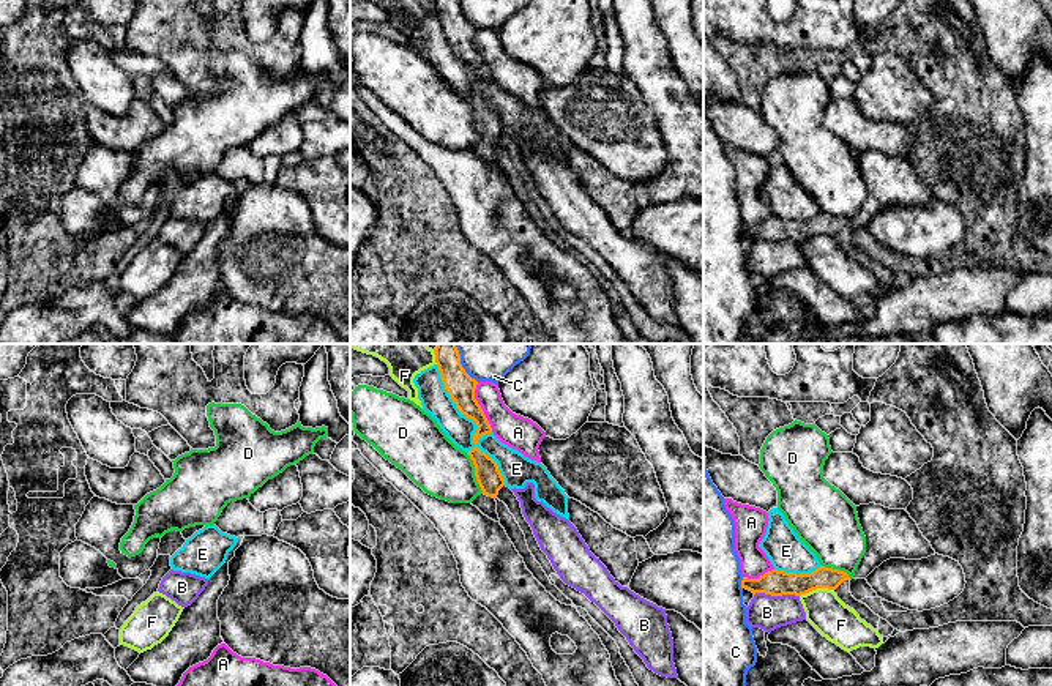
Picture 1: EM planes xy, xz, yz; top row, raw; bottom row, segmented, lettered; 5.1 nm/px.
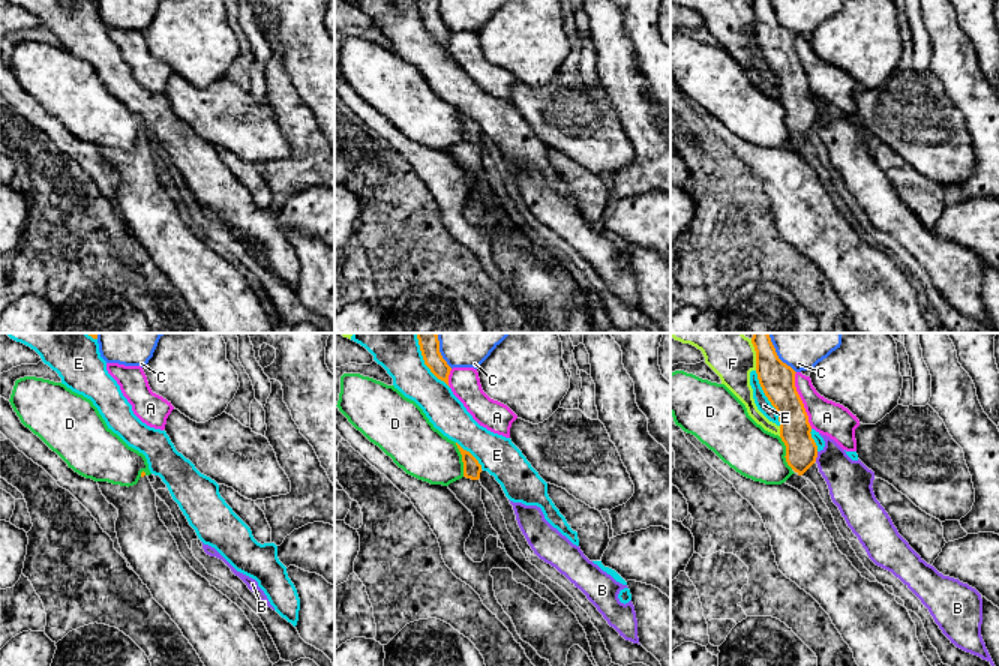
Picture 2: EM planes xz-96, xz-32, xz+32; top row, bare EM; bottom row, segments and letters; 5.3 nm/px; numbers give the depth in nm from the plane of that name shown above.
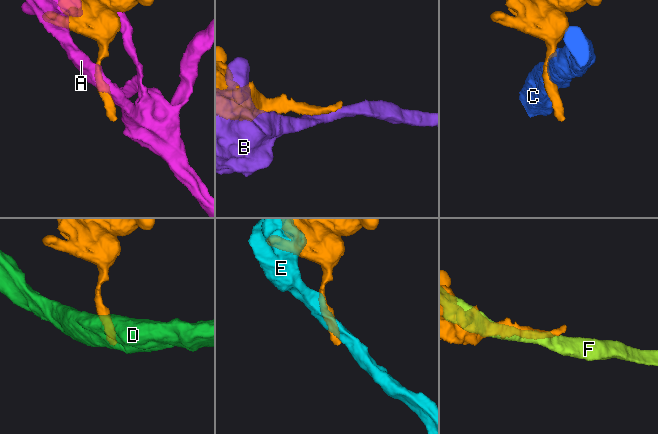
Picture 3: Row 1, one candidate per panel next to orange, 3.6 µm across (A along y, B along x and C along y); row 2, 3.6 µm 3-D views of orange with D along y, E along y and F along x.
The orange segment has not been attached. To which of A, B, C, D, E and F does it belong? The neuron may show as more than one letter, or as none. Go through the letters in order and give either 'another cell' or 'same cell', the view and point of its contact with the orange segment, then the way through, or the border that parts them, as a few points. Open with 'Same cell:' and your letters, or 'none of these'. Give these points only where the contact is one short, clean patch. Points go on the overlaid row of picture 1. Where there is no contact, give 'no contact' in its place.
Same cell: none of these
A: another cell; contact xz (480, 407)
B: another cell; contact yz (776, 595)
C: another cell; contact yz (742, 584)
D: another cell; contact xz (475, 473); border xz (466, 453), (472, 461), (475, 480), (483, 492)
E: another cell; contact xz (477, 425)
F: another cell; contact yz (816, 589)

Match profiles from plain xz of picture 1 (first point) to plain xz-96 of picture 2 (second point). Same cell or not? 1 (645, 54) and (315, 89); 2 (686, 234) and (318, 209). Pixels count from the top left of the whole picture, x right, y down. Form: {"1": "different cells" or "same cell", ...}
{"1": "different cells", "2": "same cell"}

